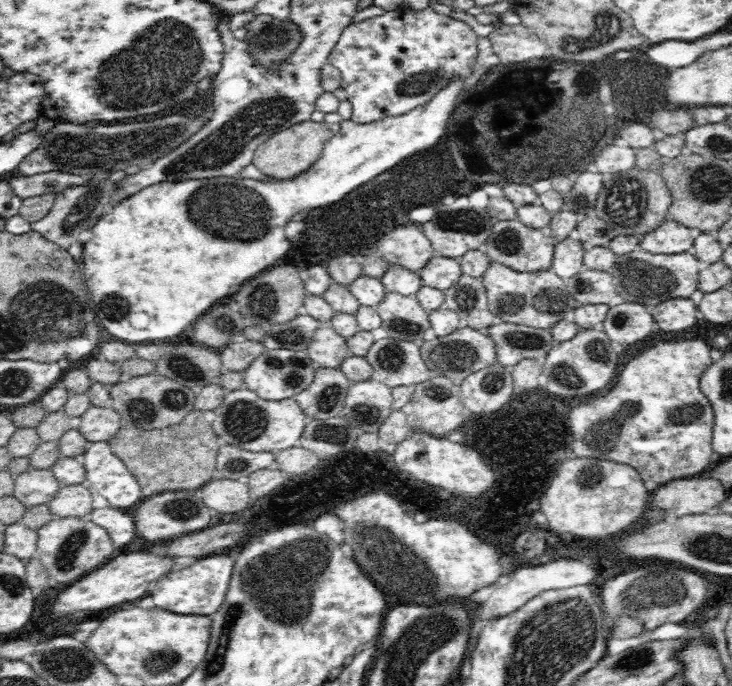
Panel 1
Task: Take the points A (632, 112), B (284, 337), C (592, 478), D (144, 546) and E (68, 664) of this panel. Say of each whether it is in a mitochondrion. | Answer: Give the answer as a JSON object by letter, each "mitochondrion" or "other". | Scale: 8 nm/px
{"A":"other","B":"mitochondrion","C":"mitochondrion","D":"other","E":"mitochondrion"}

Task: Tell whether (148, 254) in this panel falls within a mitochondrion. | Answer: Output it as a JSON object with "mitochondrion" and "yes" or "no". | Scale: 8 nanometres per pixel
{"mitochondrion":"no"}

